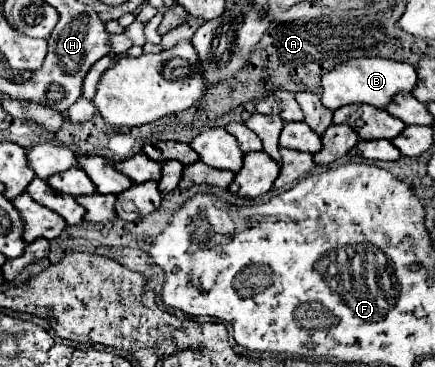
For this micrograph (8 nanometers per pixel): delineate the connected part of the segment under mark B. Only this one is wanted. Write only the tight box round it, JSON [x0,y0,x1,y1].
[322,57,416,111]

